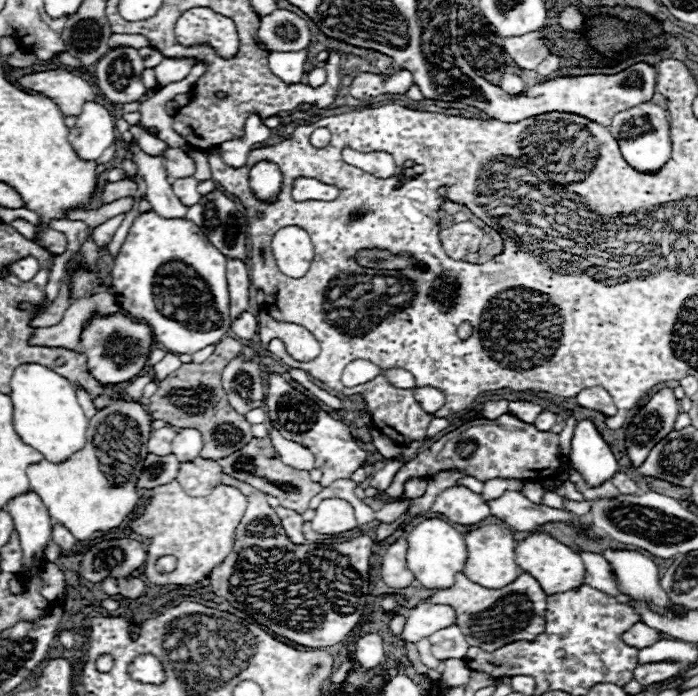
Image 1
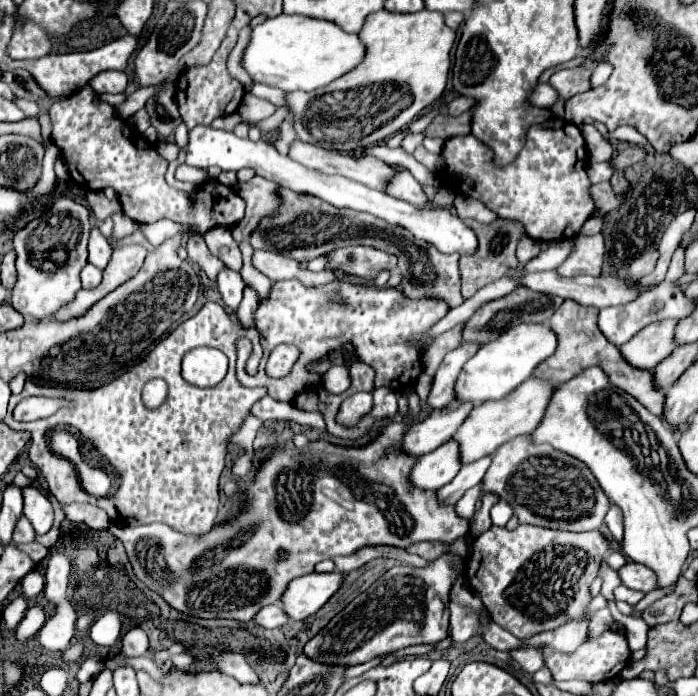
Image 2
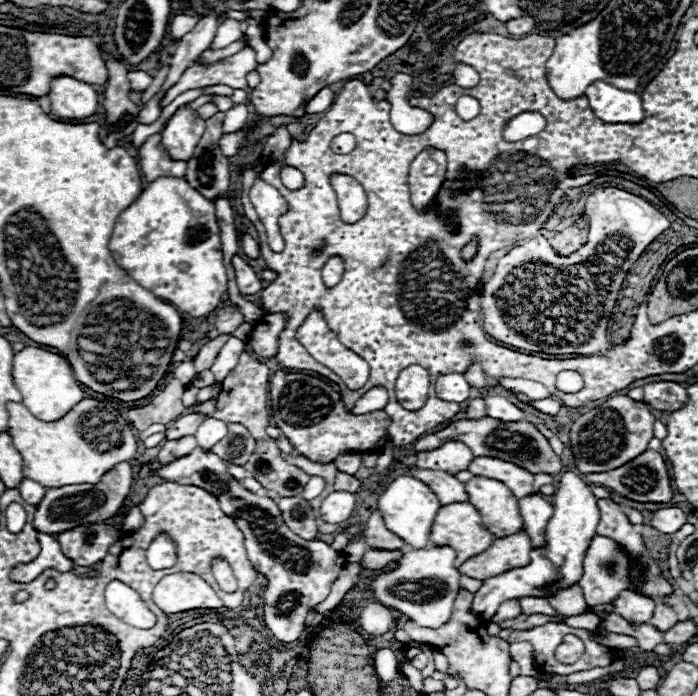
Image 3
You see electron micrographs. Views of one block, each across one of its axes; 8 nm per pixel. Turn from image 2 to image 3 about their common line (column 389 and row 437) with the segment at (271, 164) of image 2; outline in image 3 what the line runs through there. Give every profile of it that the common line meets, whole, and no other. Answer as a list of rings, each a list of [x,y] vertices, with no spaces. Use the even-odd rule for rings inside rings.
[[[208,418],[204,420],[204,424],[200,424],[200,428],[196,430],[196,442],[200,448],[204,450],[210,450],[218,440],[222,440],[226,436],[228,428],[226,428],[226,422],[222,420],[216,420],[216,418]]]

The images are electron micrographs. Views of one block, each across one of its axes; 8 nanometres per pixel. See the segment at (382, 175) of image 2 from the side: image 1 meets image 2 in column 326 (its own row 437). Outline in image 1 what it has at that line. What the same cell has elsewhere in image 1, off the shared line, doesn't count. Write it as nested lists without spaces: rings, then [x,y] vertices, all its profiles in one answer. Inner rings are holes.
[[[164,426],[160,430],[154,430],[146,442],[146,450],[156,456],[168,456],[168,454],[172,454],[174,436],[176,436],[174,426]]]

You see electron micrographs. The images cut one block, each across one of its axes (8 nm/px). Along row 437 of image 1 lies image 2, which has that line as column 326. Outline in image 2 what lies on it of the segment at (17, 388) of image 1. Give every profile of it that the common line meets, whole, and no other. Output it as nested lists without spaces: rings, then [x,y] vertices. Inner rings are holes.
[[[280,14],[268,18],[252,30],[250,44],[244,52],[244,68],[254,82],[280,88],[284,92],[316,90],[348,74],[364,60],[364,42],[358,34],[344,32],[338,24],[310,16]]]

